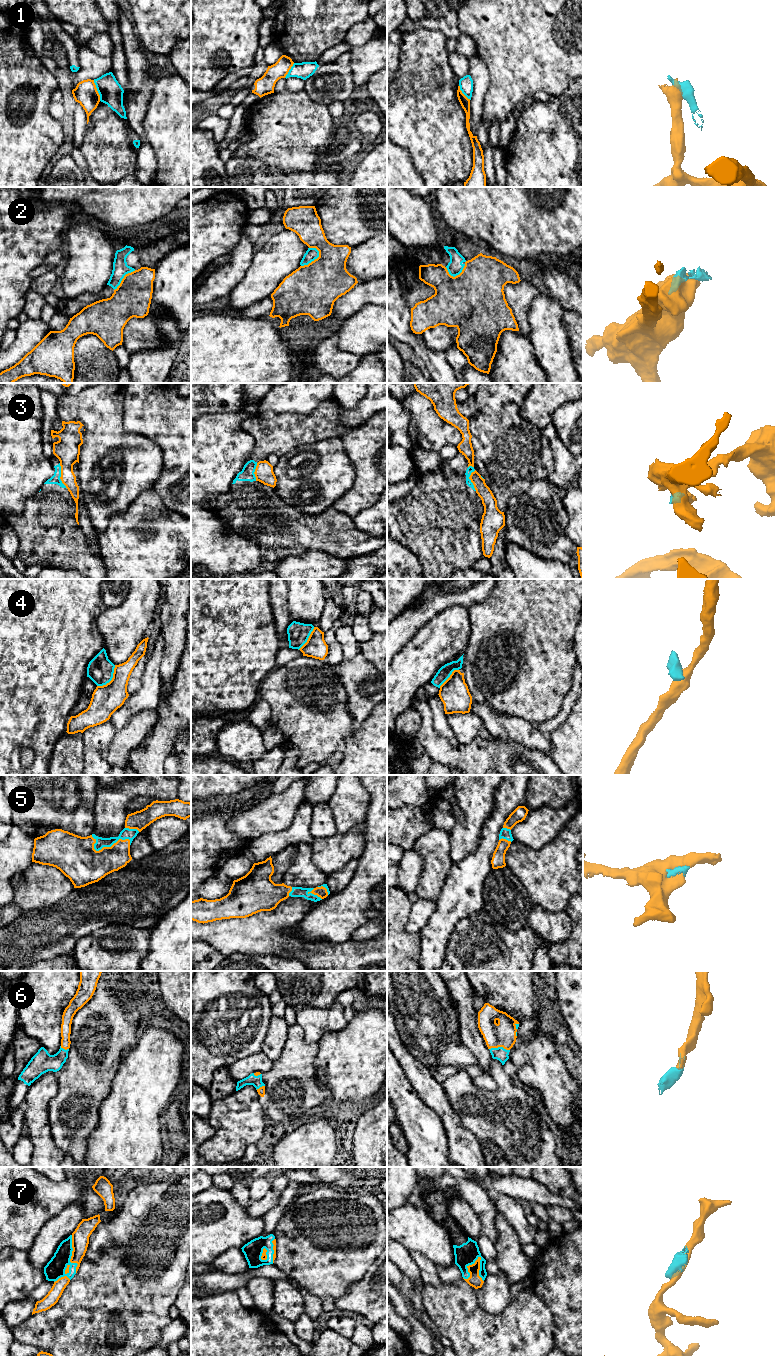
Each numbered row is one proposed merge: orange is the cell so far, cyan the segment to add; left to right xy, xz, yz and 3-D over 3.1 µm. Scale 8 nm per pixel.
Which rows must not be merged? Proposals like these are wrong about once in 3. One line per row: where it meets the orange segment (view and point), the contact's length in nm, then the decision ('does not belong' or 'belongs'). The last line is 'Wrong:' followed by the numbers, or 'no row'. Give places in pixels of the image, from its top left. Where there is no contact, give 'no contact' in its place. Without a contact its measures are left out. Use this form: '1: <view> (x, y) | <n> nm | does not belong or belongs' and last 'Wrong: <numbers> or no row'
1: xy (96, 90) | 180 nm | does not belong
2: xz (315, 259) | 200 nm | does not belong
3: xy (61, 476) | 220 nm | does not belong
4: xy (112, 679) | 220 nm | does not belong
5: xy (106, 847) | 320 nm | belongs
6: yz (499, 1046) | 170 nm | belongs
7: yz (479, 1269) | 240 nm | does not belong
Wrong: 1, 2, 3, 4, 7

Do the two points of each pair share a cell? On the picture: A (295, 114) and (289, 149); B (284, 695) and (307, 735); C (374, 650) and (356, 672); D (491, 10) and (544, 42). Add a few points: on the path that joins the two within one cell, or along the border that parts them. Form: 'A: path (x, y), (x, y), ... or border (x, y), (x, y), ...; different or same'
A: path (289, 123), (289, 140); same
B: path (294, 705), (307, 718), (307, 725); same
C: border (360, 653), (376, 669); different
D: path (504, 12), (513, 12), (531, 29); same

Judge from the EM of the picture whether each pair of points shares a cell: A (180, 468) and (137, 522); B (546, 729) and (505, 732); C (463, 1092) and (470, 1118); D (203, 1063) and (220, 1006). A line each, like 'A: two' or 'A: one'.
A: two
B: two
C: one
D: one

